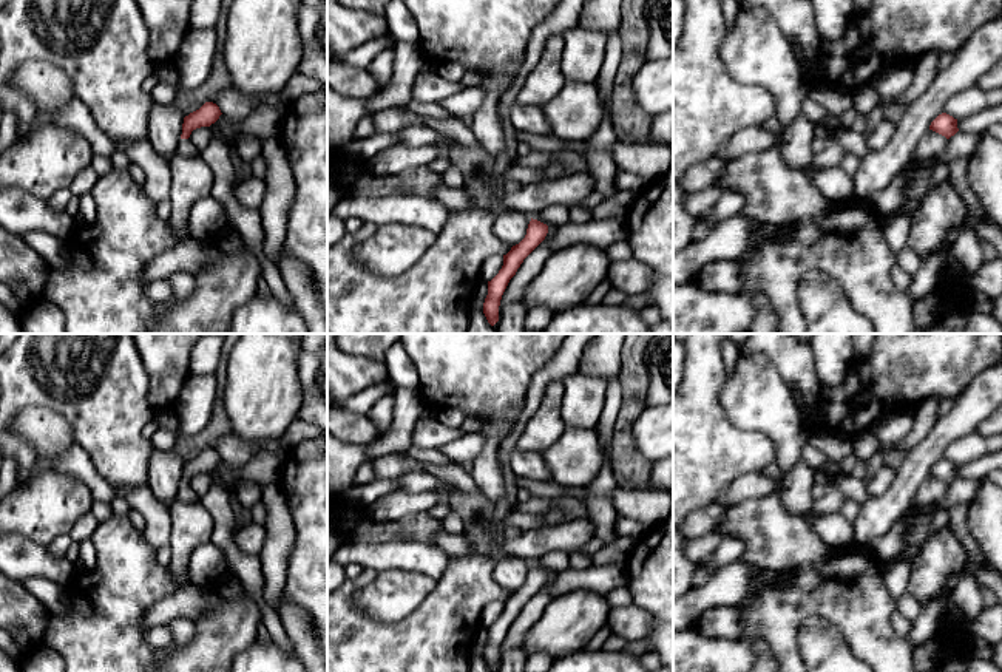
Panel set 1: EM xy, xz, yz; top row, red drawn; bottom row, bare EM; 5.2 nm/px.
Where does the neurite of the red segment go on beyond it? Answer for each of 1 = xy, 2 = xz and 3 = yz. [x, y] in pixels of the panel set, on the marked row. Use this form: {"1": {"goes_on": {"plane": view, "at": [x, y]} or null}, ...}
{"1": {"goes_on": {"plane": "xy", "at": [186, 149]}}, "2": {"goes_on": null}, "3": {"goes_on": null}}

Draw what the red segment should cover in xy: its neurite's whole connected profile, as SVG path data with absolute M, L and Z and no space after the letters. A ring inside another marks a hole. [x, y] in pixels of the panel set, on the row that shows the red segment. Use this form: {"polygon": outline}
{"polygon": "M205 102L199 110L185 116L182 124L182 134L179 141L178 154L184 158L201 156L201 151L190 142L188 137L193 130L201 127L210 127L212 124L215 124L221 114L222 113L216 104Z"}

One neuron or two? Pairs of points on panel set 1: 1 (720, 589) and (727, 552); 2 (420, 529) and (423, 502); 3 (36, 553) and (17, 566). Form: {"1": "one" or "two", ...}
{"1": "two", "2": "two", "3": "one"}

